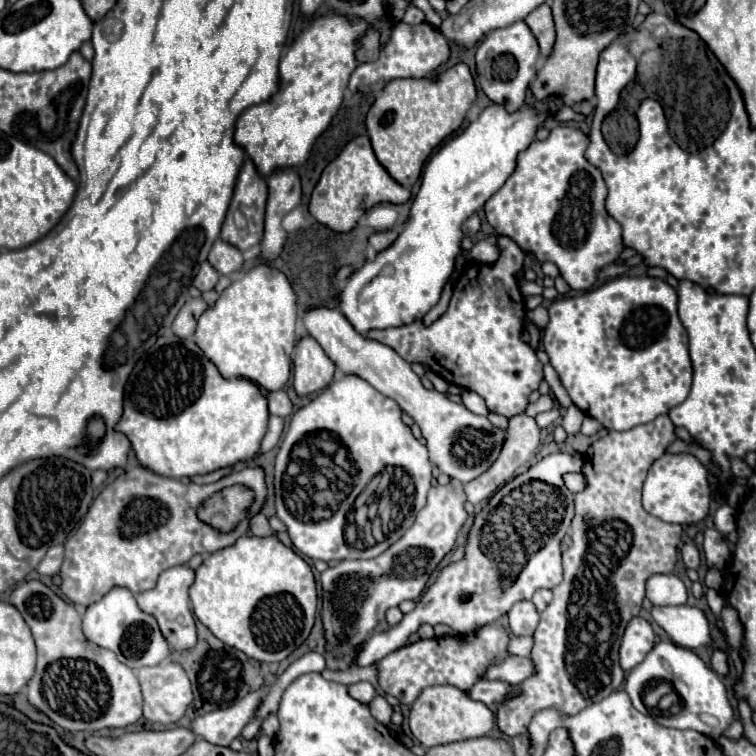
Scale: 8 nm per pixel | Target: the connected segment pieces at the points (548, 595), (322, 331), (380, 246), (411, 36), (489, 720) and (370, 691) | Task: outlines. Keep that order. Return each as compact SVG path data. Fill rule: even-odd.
M540 589L536 591L536 595L532 597L532 603L536 605L538 611L544 611L544 607L552 601L552 591L550 589Z
M310 309L302 313L302 319L308 333L320 343L320 347L342 373L360 375L376 391L394 399L400 409L406 411L420 425L422 437L426 439L426 447L430 453L430 461L442 473L462 483L468 483L482 475L498 459L506 431L494 427L486 417L474 415L464 405L450 401L444 393L436 389L424 389L420 377L412 371L410 363L406 363L392 347L360 335L338 309Z
M384 231L384 233L374 233L372 237L370 237L370 245L376 249L376 251L384 251L384 249L388 249L394 241L396 241L396 237L398 237L398 231Z
M404 21L396 23L392 27L392 37L390 37L390 43L384 45L384 49L380 51L380 57L374 61L374 63L364 63L364 65L358 65L356 71L352 73L350 77L350 91L356 93L360 91L362 87L370 87L370 85L376 85L380 81L388 83L392 79L398 79L398 77L428 77L438 65L442 65L450 55L450 49L448 49L448 43L444 39L444 35L432 27L430 23L420 23L420 25L408 25Z
M452 685L426 687L410 707L410 729L414 737L428 749L444 743L484 737L494 727L494 713L480 701L468 699L468 693Z
M354 683L354 685L350 685L348 687L348 693L354 697L354 699L358 699L360 703L368 703L368 701L372 701L374 699L374 695L376 695L376 689L370 685L370 683Z

